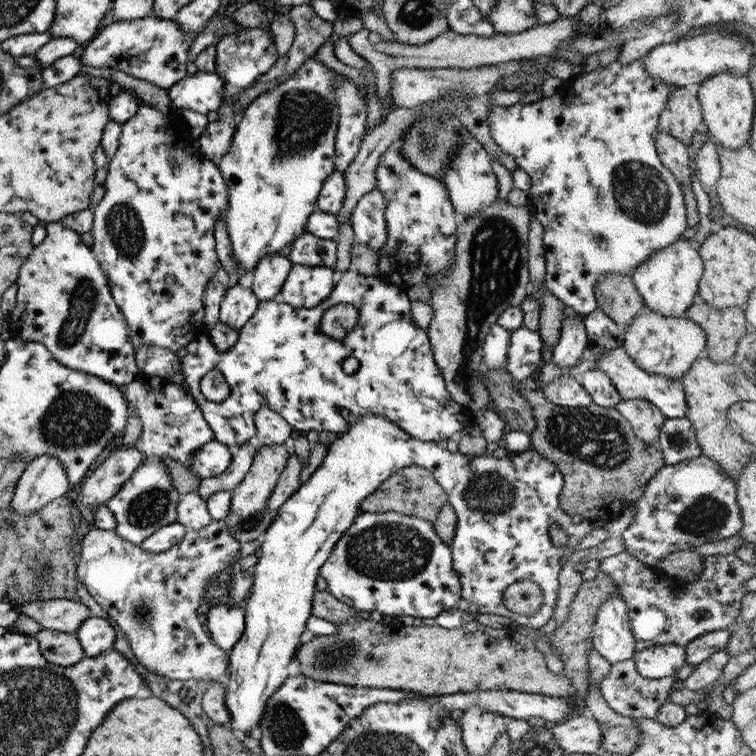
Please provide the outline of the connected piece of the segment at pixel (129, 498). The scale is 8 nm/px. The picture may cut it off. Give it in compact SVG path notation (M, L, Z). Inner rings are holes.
M156 456L145 457L124 483L120 491L106 503L116 517L115 532L122 539L141 545L163 526L177 522L177 504L181 493L173 486L168 467L162 459Z

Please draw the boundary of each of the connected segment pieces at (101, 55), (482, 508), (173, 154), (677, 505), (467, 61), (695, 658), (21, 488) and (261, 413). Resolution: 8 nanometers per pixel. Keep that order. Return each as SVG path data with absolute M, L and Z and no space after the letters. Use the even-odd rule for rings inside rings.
M149 16L139 20L122 20L121 22L112 22L109 26L102 28L91 41L80 49L78 59L84 65L95 67L110 67L128 73L136 78L141 78L160 86L160 88L169 89L176 82L186 76L186 63L188 54L192 48L194 38L202 32L200 27L198 31L184 31L177 20L163 20Z
M378 414L360 416L351 422L349 428L327 447L327 454L311 476L302 482L300 489L278 509L278 515L261 537L262 545L257 552L258 562L254 570L254 584L250 597L244 604L246 622L242 637L231 648L228 674L224 676L226 709L230 711L230 728L246 735L256 736L260 721L264 717L266 701L289 677L288 664L299 648L300 636L311 617L311 609L316 589L316 578L321 566L332 554L336 542L352 526L356 516L362 511L360 503L380 489L382 482L390 478L398 468L416 464L429 470L436 482L447 493L447 503L456 511L456 530L450 544L453 568L462 583L460 596L470 604L476 604L482 614L507 616L519 625L540 629L554 614L554 604L558 597L558 580L561 556L566 548L579 544L588 532L605 526L600 519L584 520L574 524L571 515L560 507L559 497L563 492L562 472L556 464L546 460L542 454L530 448L521 453L508 454L503 458L490 455L468 458L460 452L451 453L440 442L412 440L411 437L388 418ZM557 522L568 534L568 543L555 546L550 539L550 526ZM532 580L542 588L544 605L532 615L521 615L510 611L503 603L503 594L510 584L516 581Z
M138 100L138 112L134 118L122 125L119 136L117 152L107 164L108 173L104 180L105 193L98 205L92 209L94 214L93 227L89 232L93 237L90 246L100 262L104 272L108 275L110 290L121 313L124 315L128 326L128 336L134 349L140 345L162 346L169 352L176 354L178 350L184 348L190 341L196 338L198 332L198 322L204 318L204 289L212 273L216 271L216 265L220 263L216 254L216 239L214 236L214 224L218 219L226 220L228 211L228 186L224 184L222 172L218 168L216 161L207 159L200 151L194 151L191 147L196 139L192 139L187 134L182 134L182 126L176 118L177 108L173 107L172 112L164 114L152 106L146 106L142 100Z
M704 455L673 465L665 464L648 481L644 493L631 506L634 507L634 519L627 530L620 535L626 545L624 552L634 555L640 559L640 562L650 566L657 566L658 559L668 553L693 550L694 547L705 542L738 535L743 525L741 511L737 504L735 481L726 474L726 470L720 464Z
M578 16L572 18L558 18L551 24L537 25L518 34L501 34L494 36L476 36L462 35L452 30L444 31L437 38L430 42L414 45L404 44L394 40L390 42L380 41L373 44L369 41L368 35L370 31L366 28L348 36L347 40L352 50L359 54L359 58L364 58L374 67L377 79L375 85L376 95L380 97L384 110L382 110L382 118L386 118L386 114L393 107L390 103L391 94L386 90L386 86L390 83L391 73L398 68L457 68L466 70L474 67L483 67L486 64L499 65L518 60L536 60L536 58L544 58L544 56L552 56L556 52L556 48L562 42L569 41L571 38L579 34L580 21Z
M731 628L708 632L692 640L686 647L686 664L696 666L708 660L708 657L725 650L731 638Z
M48 454L36 455L25 465L9 506L16 513L28 517L38 512L40 507L64 497L71 486L60 459Z
M264 406L256 412L256 435L254 441L259 446L270 444L283 444L293 436L293 427L285 422L276 412Z

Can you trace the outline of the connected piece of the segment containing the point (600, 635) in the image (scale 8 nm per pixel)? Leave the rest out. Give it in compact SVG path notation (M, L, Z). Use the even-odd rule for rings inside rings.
M619 591L608 597L596 615L593 649L604 659L614 664L632 659L635 654L635 641L628 618L628 607Z

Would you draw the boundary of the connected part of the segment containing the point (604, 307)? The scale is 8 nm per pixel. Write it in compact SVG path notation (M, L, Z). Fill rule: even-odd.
M610 272L598 280L594 293L599 308L621 326L622 332L630 326L634 316L646 307L631 275Z

